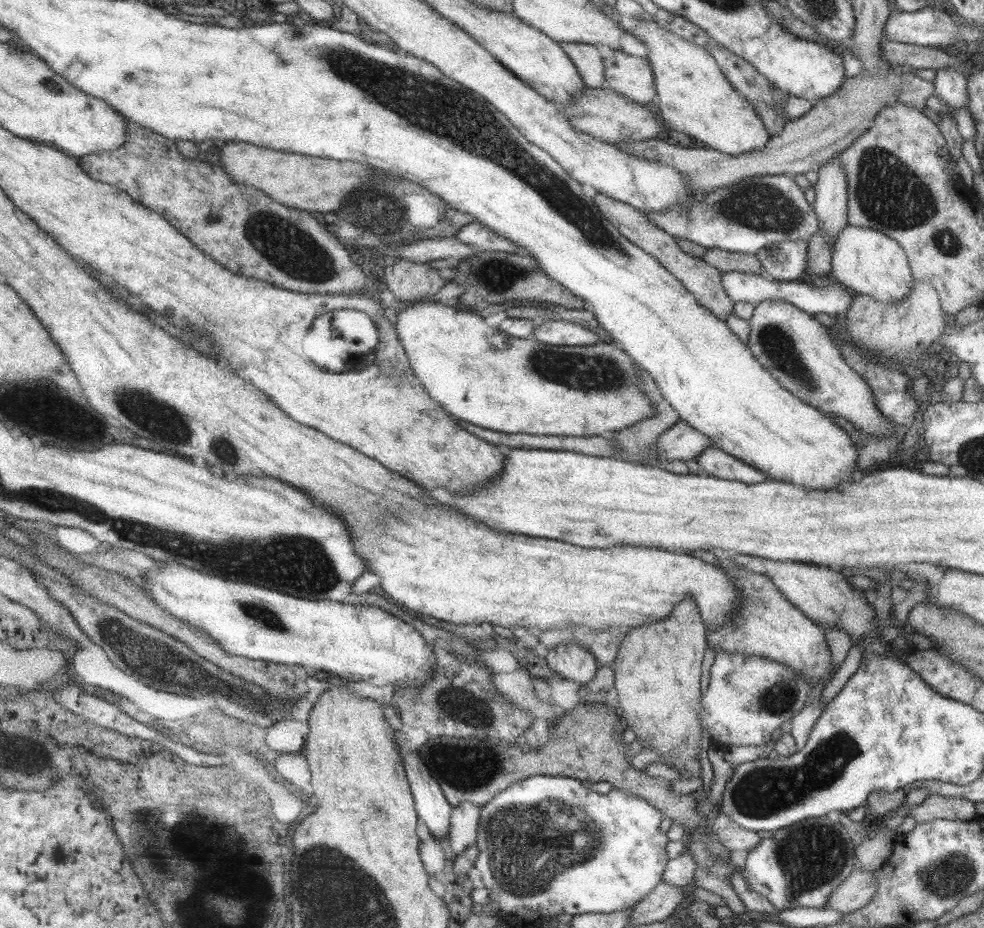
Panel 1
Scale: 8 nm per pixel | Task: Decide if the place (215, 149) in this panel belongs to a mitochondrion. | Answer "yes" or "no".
no

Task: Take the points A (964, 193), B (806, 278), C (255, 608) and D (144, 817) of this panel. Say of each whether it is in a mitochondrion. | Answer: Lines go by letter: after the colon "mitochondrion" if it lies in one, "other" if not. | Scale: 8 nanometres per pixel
A: mitochondrion
B: other
C: mitochondrion
D: other

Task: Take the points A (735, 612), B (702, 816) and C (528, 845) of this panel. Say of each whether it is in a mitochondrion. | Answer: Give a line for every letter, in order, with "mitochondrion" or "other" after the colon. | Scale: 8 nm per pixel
A: other
B: other
C: mitochondrion

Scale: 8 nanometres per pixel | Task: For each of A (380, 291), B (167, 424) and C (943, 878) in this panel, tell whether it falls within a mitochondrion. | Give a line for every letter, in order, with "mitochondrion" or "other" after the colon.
A: other
B: mitochondrion
C: mitochondrion

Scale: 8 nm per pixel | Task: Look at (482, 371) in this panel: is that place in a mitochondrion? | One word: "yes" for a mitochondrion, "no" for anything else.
no

